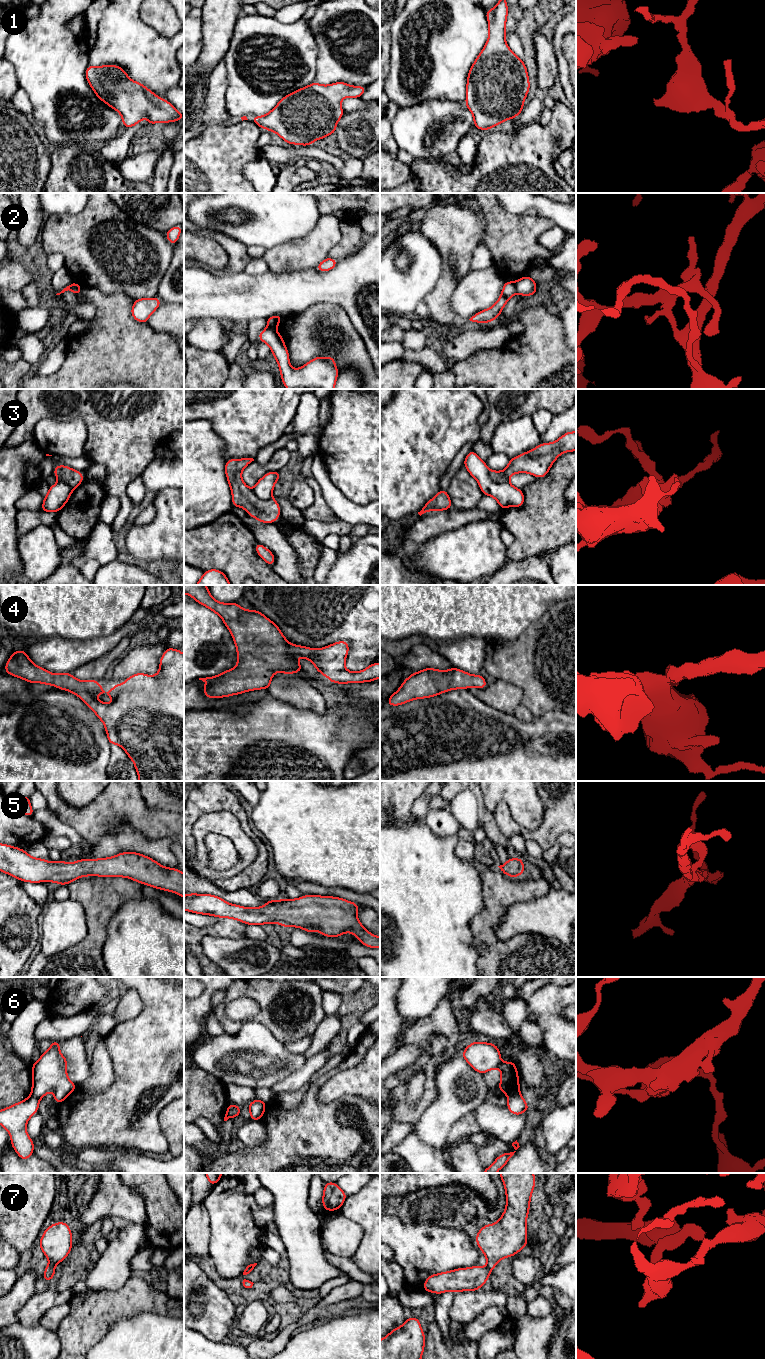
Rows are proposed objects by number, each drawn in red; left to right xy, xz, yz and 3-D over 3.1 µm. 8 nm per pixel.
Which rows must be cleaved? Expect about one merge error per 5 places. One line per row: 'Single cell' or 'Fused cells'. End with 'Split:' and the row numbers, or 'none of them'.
1: Single cell
2: Fused cells
3: Single cell
4: Single cell
5: Single cell
6: Fused cells
7: Single cell
Split: 2, 6

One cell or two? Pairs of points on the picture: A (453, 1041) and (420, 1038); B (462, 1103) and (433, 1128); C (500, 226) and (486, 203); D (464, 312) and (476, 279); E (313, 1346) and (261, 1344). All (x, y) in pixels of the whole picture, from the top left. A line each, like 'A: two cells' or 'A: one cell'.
A: one cell
B: one cell
C: one cell
D: one cell
E: two cells

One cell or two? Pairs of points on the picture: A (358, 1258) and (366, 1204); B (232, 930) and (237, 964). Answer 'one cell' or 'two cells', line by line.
A: one cell
B: two cells

